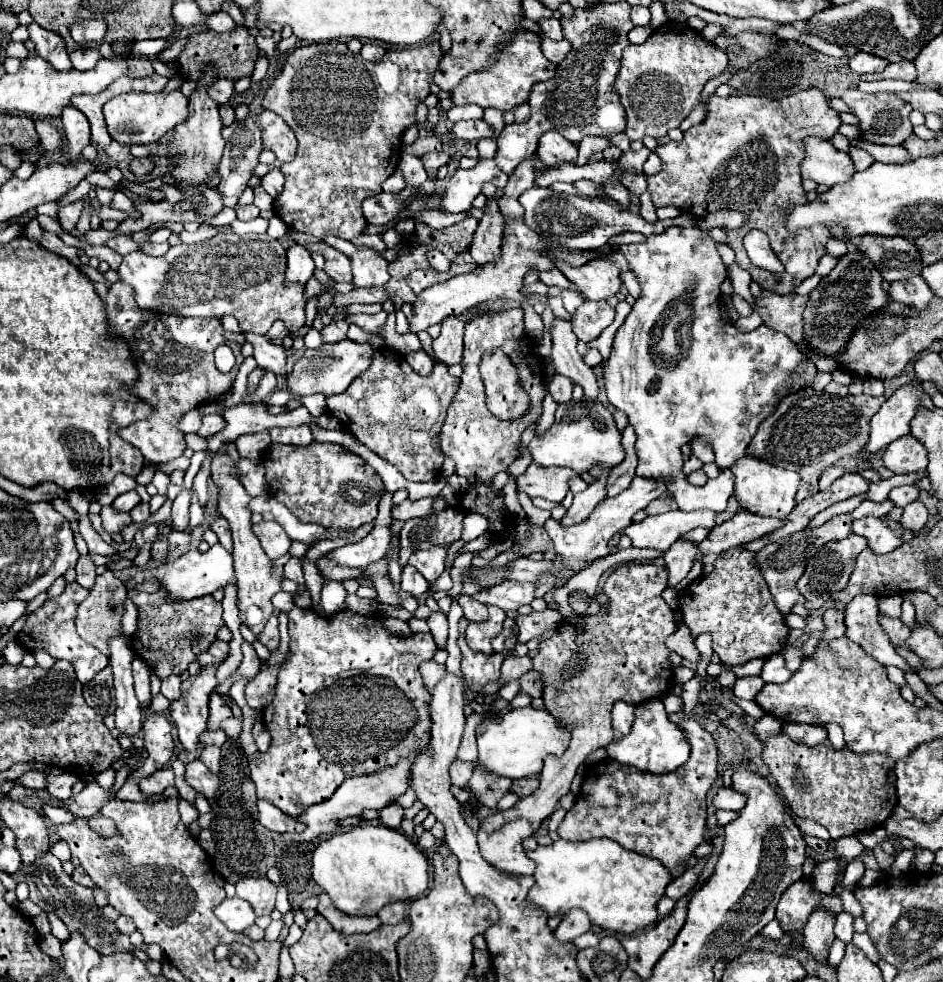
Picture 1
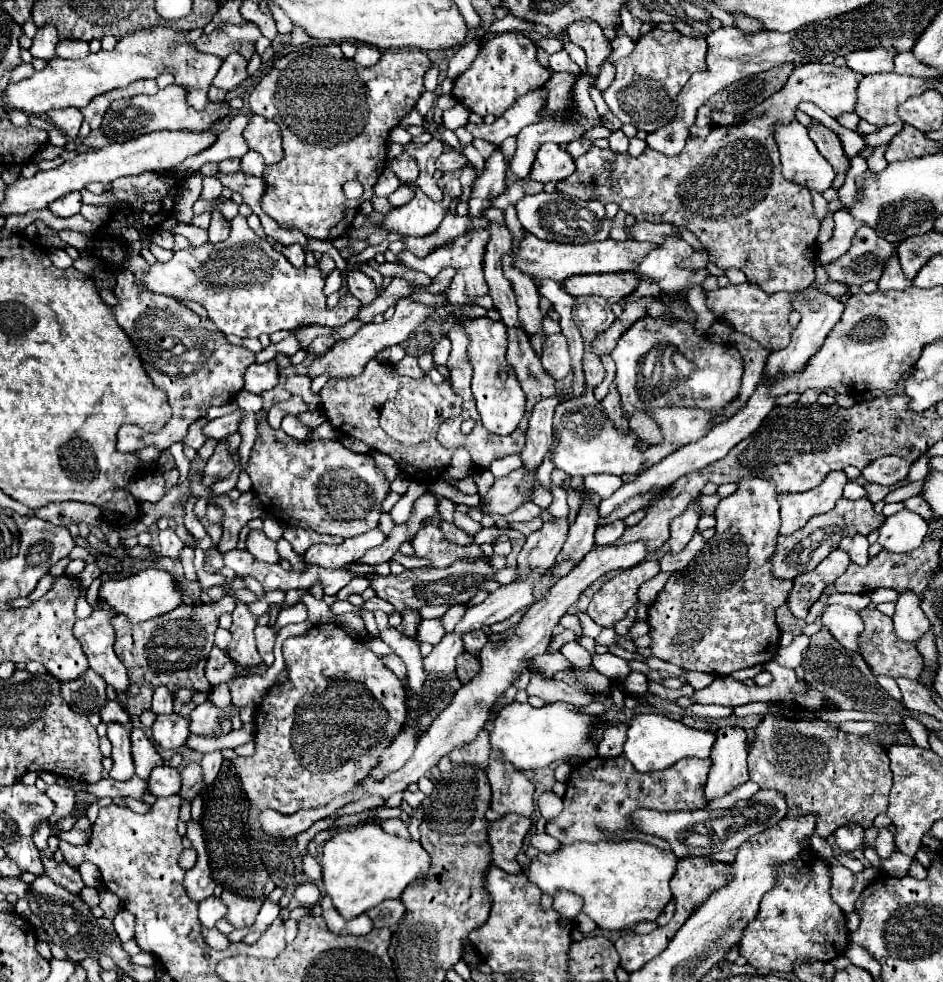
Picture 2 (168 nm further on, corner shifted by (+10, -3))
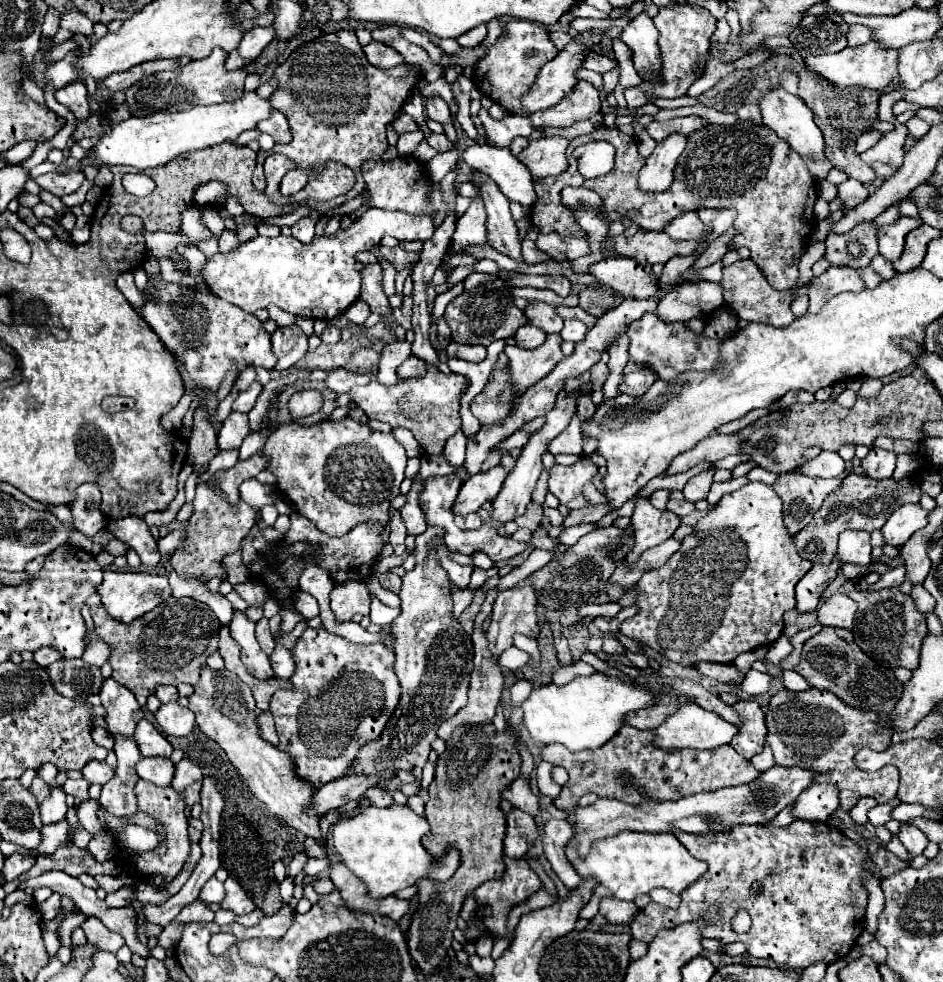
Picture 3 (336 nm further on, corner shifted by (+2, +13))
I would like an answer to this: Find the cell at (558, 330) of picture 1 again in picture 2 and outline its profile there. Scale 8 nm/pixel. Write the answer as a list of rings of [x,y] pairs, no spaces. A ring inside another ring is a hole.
[[[503,256],[503,272],[505,278],[513,284],[513,290],[517,294],[517,306],[519,306],[519,322],[521,328],[527,334],[541,334],[543,332],[543,314],[539,310],[539,292],[533,282],[533,278],[521,274],[517,268],[511,266],[511,256]]]

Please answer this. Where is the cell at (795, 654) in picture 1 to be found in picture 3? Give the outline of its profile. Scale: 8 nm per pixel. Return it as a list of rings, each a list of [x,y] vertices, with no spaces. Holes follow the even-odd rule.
[[[749,670],[749,672],[745,674],[745,680],[743,680],[743,684],[741,684],[741,690],[747,692],[747,694],[751,694],[751,696],[763,694],[763,692],[769,690],[769,682],[771,682],[771,678],[769,678],[767,674],[757,672],[757,670]]]

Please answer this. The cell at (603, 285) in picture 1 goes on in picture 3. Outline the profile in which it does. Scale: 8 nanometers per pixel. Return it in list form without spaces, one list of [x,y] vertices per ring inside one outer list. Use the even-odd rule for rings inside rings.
[[[613,256],[609,260],[601,260],[589,268],[589,274],[625,298],[645,298],[657,292],[657,276],[653,270],[633,258]]]

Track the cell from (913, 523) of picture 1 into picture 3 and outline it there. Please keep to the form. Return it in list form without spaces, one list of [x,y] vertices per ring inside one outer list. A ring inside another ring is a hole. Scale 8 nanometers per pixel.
[[[905,504],[897,508],[881,528],[885,544],[893,548],[901,548],[913,532],[927,526],[927,510],[923,510],[919,504]]]

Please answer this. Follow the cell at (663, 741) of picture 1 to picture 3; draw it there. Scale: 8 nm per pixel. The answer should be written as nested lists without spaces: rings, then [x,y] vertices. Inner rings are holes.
[[[685,704],[679,712],[667,718],[665,724],[661,724],[655,732],[655,746],[663,750],[681,750],[681,748],[693,748],[693,750],[713,750],[717,746],[729,744],[731,738],[739,732],[737,726],[725,722],[721,716],[703,710],[697,704]]]

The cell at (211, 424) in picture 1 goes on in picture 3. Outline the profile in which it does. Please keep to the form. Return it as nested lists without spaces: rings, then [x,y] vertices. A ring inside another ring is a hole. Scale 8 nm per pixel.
[[[255,380],[247,390],[243,390],[239,394],[239,398],[233,404],[233,412],[243,412],[243,414],[251,412],[255,402],[257,402],[257,398],[259,398],[259,394],[261,394],[261,390],[263,390],[263,384],[259,380]]]

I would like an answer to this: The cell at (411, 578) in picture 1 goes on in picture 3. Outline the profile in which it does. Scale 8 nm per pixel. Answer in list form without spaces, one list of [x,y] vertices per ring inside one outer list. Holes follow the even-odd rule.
[[[389,510],[389,520],[387,520],[387,526],[389,526],[389,544],[393,546],[393,552],[395,554],[403,554],[405,552],[405,524],[401,524],[401,512],[399,510]]]

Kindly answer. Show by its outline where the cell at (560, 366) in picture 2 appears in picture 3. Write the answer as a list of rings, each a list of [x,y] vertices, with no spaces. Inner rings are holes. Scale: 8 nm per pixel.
[[[551,334],[547,336],[545,344],[535,350],[523,350],[517,346],[507,346],[505,354],[509,356],[509,378],[513,384],[515,396],[521,396],[527,388],[537,384],[543,376],[547,376],[557,362],[563,358],[561,354],[561,336]]]

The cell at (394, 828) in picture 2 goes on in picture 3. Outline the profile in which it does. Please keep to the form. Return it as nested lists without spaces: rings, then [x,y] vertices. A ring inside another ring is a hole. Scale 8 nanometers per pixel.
[[[377,786],[369,788],[369,790],[365,792],[365,798],[369,800],[369,804],[371,804],[371,806],[389,806],[389,804],[393,804],[391,794],[389,794],[389,792],[385,792],[383,788],[377,788]]]

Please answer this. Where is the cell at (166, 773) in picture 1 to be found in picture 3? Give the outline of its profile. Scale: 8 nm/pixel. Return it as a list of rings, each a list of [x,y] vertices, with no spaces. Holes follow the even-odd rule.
[[[93,760],[93,762],[85,764],[81,774],[89,784],[101,784],[101,786],[107,784],[115,776],[115,772],[105,762],[99,762],[99,760]]]

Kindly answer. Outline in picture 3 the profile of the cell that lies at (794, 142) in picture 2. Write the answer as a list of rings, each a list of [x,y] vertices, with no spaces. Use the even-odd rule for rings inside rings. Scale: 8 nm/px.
[[[773,88],[761,96],[759,108],[761,108],[763,124],[769,126],[779,138],[787,140],[797,154],[809,156],[813,160],[825,160],[825,154],[823,154],[825,142],[823,142],[821,130],[813,122],[813,112],[807,108],[807,104],[799,96],[793,96],[793,94],[785,92],[783,88]]]

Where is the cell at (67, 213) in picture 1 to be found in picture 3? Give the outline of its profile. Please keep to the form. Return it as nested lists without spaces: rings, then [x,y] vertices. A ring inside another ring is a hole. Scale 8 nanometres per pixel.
[[[51,172],[51,174],[43,174],[43,176],[35,178],[35,182],[41,188],[49,190],[57,198],[77,192],[79,186],[83,184],[83,180],[85,180],[85,176],[81,172],[65,172],[65,176],[57,176],[57,172]]]

